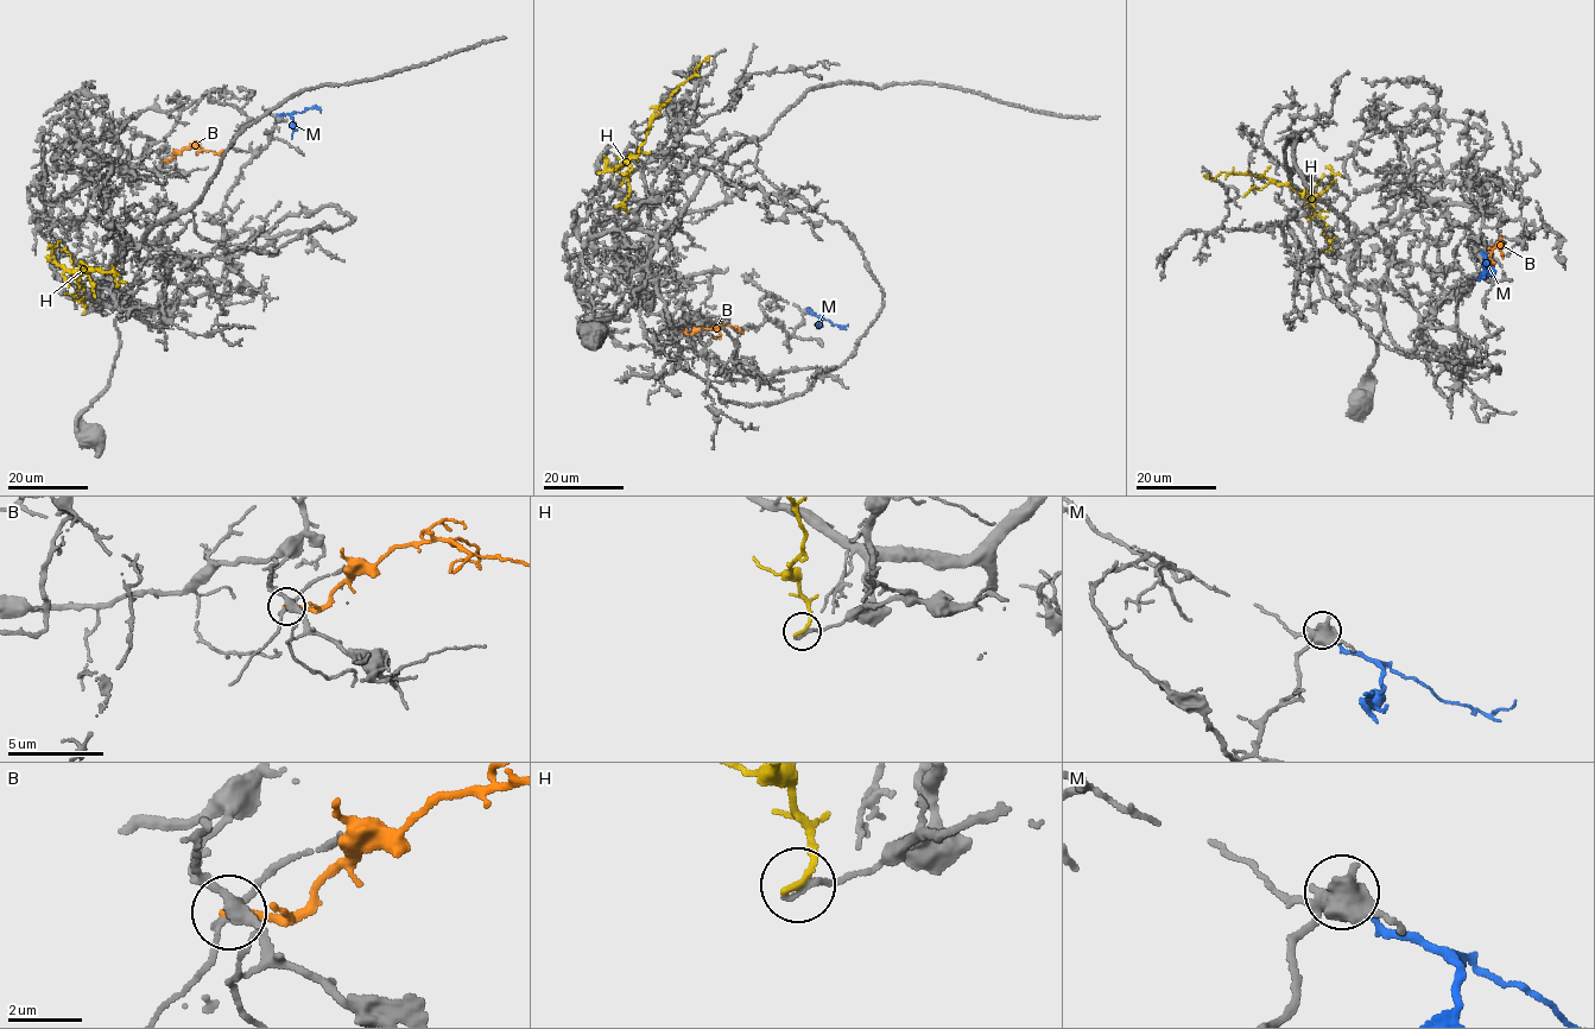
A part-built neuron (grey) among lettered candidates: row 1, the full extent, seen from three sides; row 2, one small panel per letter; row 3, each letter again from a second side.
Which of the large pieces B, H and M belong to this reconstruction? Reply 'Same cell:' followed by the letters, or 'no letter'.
Same cell: H

